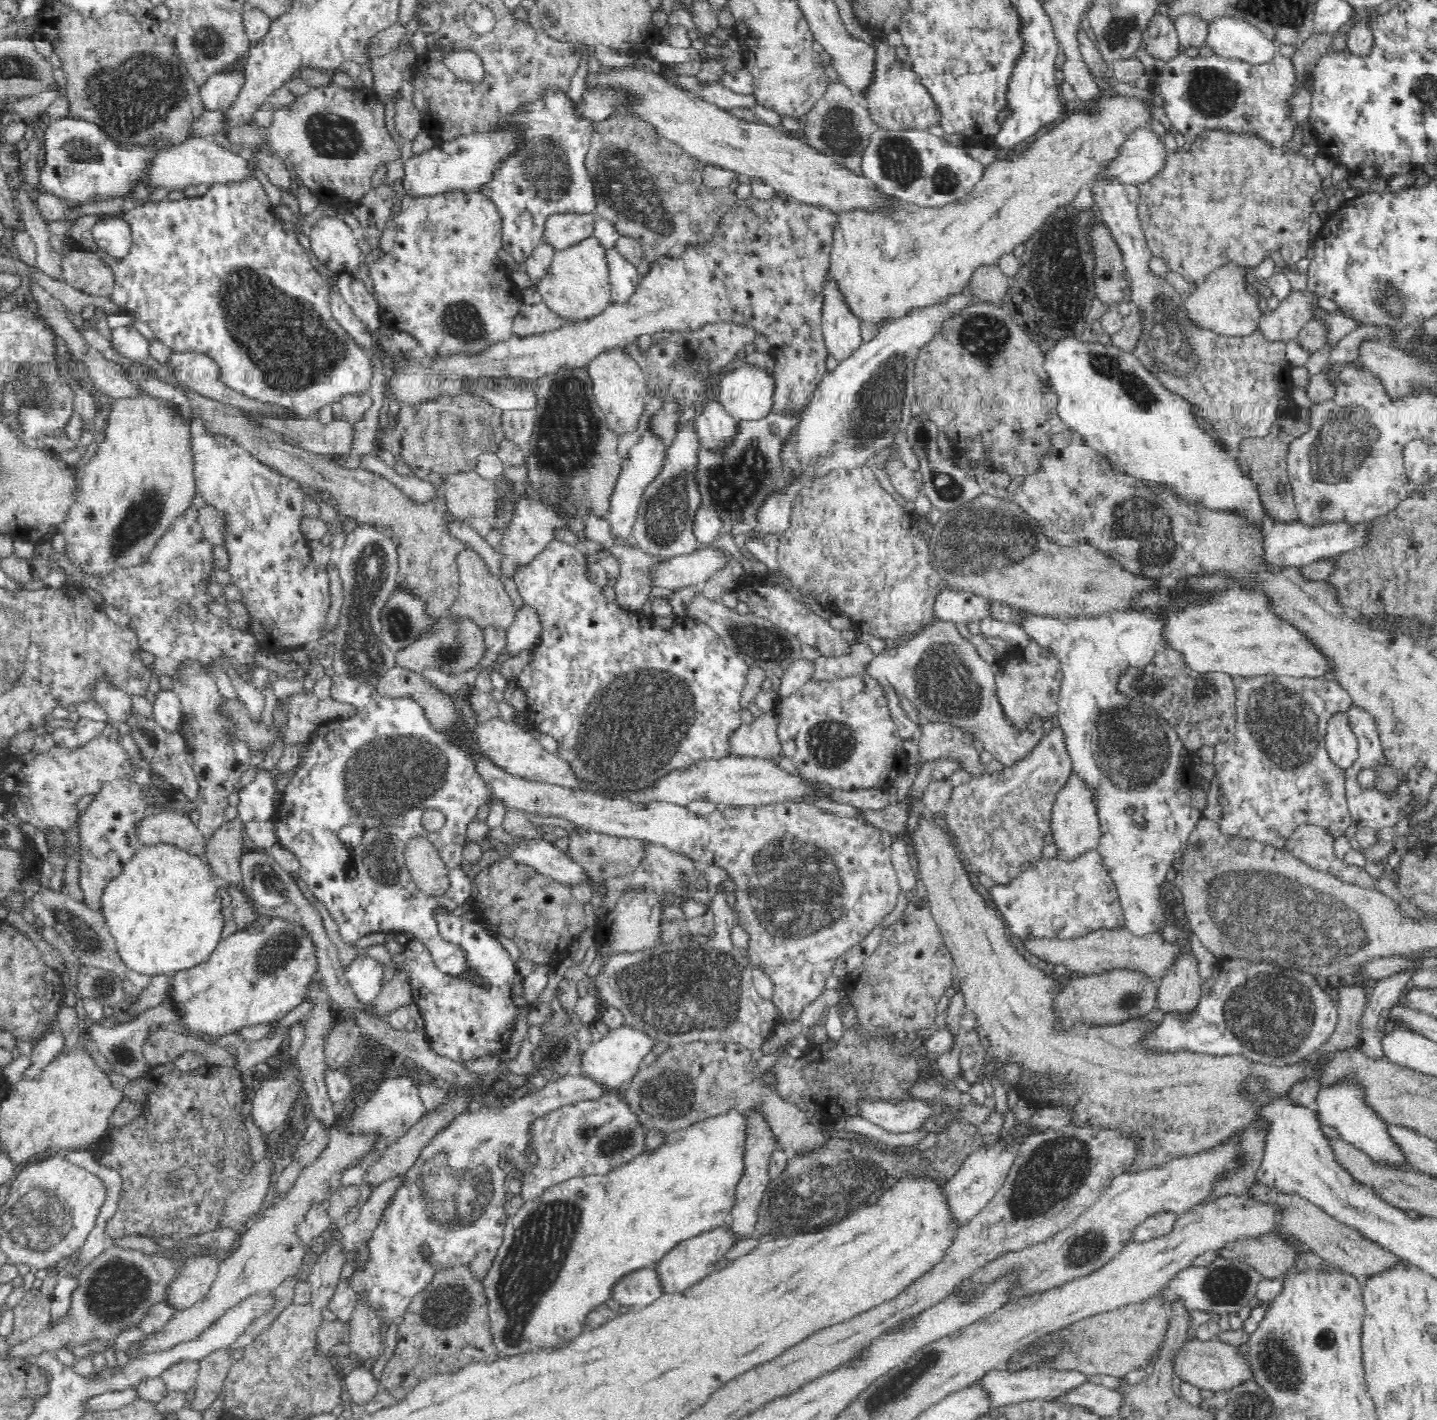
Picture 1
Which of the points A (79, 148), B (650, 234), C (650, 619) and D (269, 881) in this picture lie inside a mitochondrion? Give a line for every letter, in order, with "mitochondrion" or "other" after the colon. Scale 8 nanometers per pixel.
A: mitochondrion
B: mitochondrion
C: other
D: mitochondrion

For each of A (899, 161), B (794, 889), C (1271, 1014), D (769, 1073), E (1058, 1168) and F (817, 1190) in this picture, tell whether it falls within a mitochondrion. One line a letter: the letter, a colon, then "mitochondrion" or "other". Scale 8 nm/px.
A: mitochondrion
B: mitochondrion
C: mitochondrion
D: other
E: mitochondrion
F: mitochondrion

